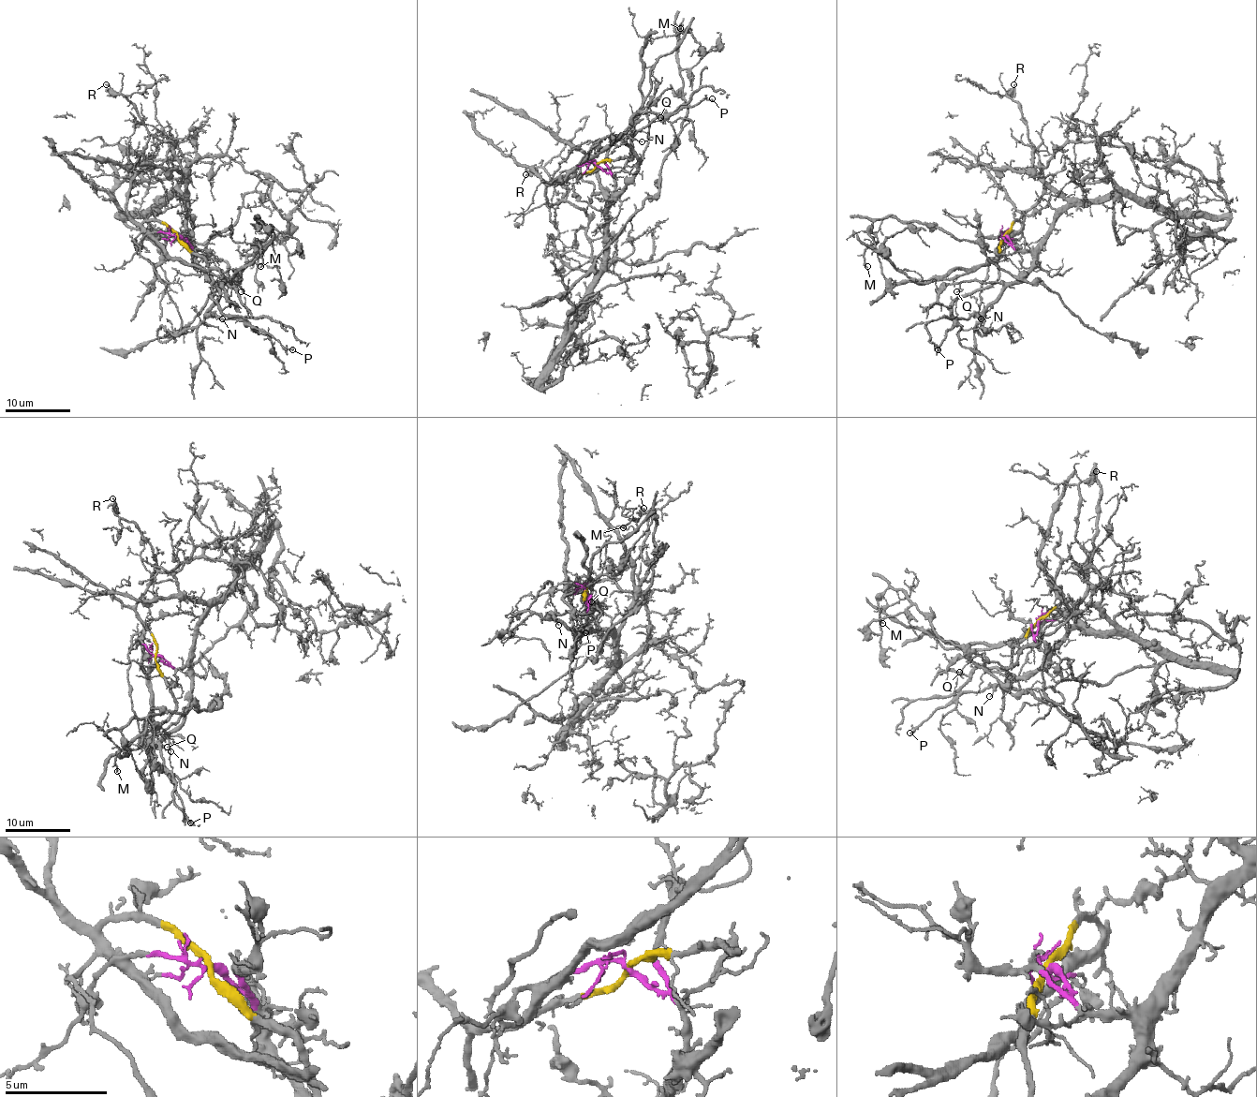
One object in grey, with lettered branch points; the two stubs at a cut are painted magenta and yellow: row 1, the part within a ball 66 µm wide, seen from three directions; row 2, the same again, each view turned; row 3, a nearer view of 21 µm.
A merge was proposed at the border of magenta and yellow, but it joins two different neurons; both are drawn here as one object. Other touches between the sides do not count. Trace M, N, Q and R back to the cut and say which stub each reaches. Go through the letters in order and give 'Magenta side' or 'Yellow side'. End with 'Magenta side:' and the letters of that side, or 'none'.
M: Yellow side
N: Magenta side
Q: Magenta side
R: Yellow side
Magenta side: N, Q

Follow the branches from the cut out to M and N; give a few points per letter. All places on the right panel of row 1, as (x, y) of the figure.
M: (1004, 236), (1021, 225), (985, 263), (931, 282), (913, 282), (872, 249), (865, 252), (867, 267)
N: (1004, 236), (1017, 251), (1032, 256), (1032, 265), (979, 313), (980, 319)

